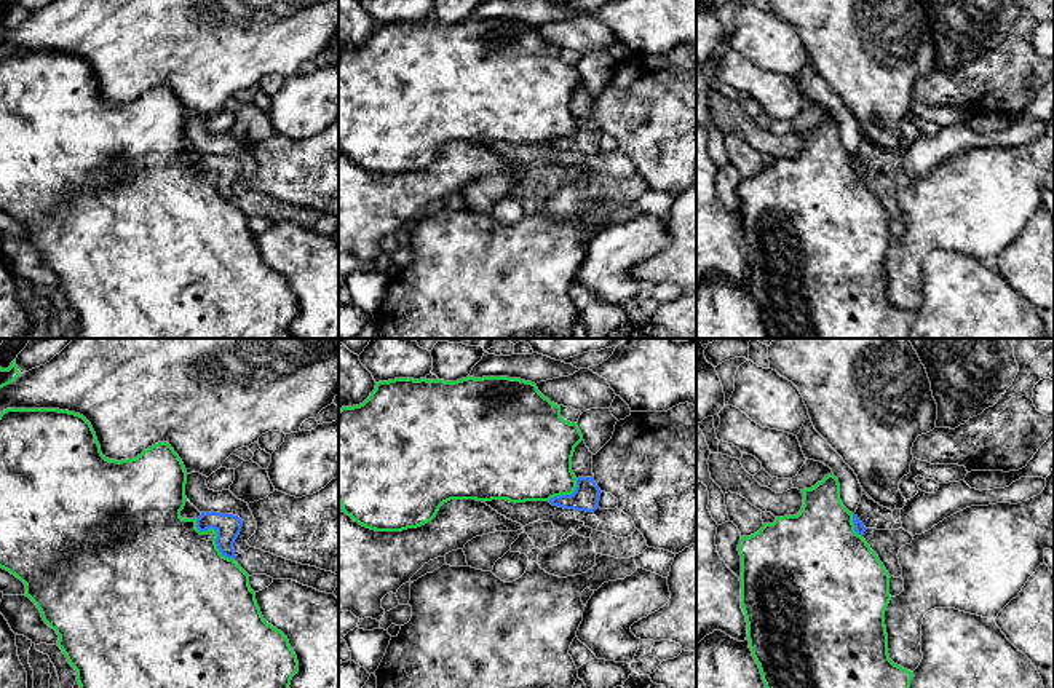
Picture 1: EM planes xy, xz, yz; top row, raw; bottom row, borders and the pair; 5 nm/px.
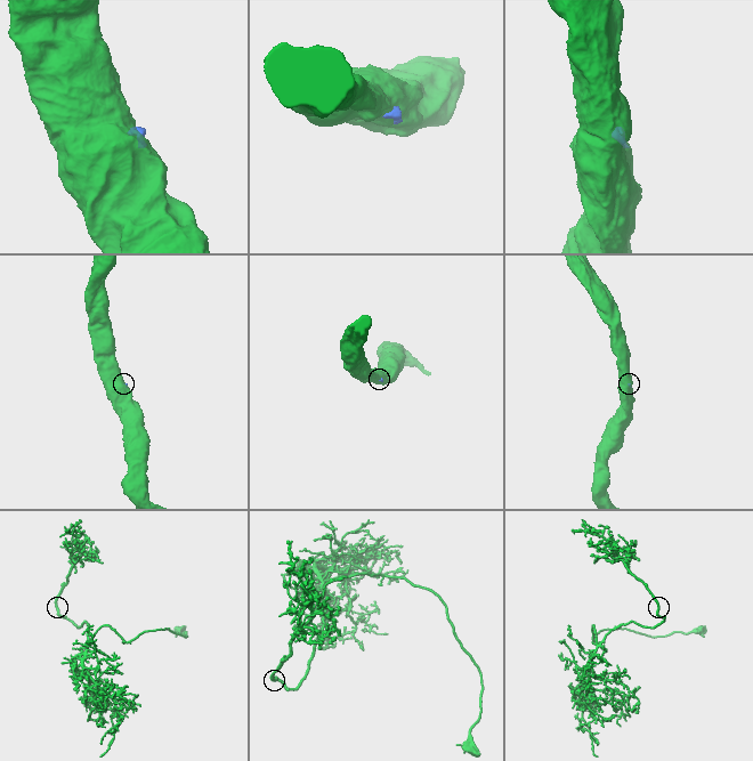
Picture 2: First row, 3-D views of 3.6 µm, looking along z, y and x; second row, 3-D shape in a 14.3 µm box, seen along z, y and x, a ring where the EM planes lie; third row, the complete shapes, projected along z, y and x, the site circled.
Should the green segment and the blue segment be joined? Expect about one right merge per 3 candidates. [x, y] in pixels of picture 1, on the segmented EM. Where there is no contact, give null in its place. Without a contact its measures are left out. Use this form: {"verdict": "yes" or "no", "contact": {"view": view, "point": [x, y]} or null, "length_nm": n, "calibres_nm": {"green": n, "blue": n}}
{"verdict": "no", "contact": {"view": "xy", "point": [216, 535]}, "length_nm": 280, "calibres_nm": {"green": 440, "blue": 120}}

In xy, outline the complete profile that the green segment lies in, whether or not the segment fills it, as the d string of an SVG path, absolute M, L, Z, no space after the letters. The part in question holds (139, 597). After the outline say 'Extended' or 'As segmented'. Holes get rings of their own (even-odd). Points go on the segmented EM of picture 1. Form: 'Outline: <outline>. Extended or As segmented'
Outline: M6 409L0 412L0 568L26 584L43 621L59 635L57 646L77 670L80 688L289 688L299 661L287 637L268 624L249 586L249 575L220 554L217 530L200 532L196 519L182 519L187 471L168 442L158 442L131 460L102 455L91 423L80 413L59 409Z. As segmented

